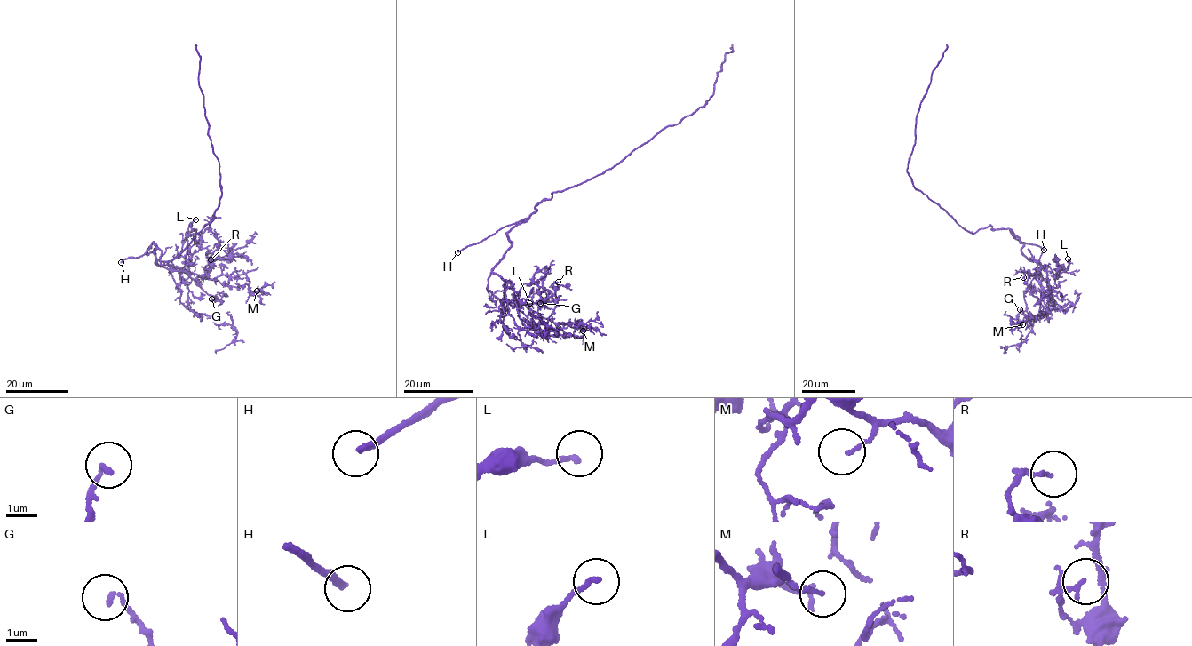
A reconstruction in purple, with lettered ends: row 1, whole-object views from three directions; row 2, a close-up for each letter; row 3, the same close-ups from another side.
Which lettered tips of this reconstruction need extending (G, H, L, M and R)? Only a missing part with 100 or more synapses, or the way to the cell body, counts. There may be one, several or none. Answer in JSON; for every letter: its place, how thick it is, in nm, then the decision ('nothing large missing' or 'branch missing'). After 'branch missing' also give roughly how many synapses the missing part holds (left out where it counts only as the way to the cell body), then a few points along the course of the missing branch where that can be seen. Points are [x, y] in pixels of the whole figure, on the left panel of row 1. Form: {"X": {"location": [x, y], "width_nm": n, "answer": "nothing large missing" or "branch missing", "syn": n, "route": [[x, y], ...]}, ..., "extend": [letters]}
{"G": {"location": [211, 299], "width_nm": 130, "answer": "nothing large missing"}, "H": {"location": [121, 262], "width_nm": 200, "answer": "branch missing", "route": [[121, 262], [99, 291], [91, 295], [87, 291]]}, "L": {"location": [195, 219], "width_nm": 150, "answer": "nothing large missing"}, "M": {"location": [257, 291], "width_nm": 110, "answer": "nothing large missing"}, "R": {"location": [210, 259], "width_nm": 70, "answer": "nothing large missing"}, "extend": ["H"]}

